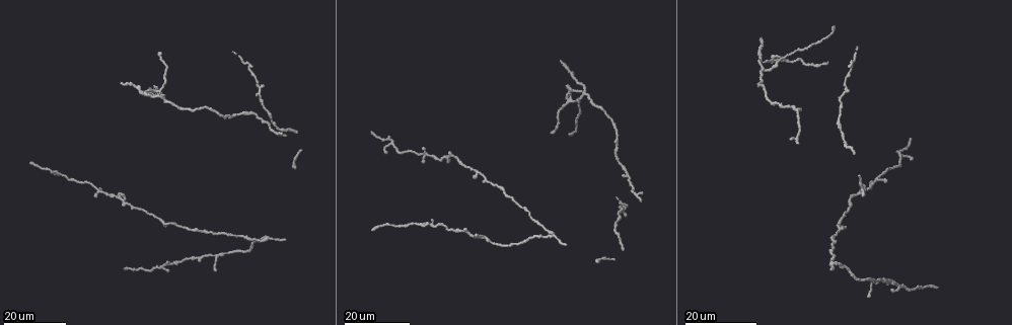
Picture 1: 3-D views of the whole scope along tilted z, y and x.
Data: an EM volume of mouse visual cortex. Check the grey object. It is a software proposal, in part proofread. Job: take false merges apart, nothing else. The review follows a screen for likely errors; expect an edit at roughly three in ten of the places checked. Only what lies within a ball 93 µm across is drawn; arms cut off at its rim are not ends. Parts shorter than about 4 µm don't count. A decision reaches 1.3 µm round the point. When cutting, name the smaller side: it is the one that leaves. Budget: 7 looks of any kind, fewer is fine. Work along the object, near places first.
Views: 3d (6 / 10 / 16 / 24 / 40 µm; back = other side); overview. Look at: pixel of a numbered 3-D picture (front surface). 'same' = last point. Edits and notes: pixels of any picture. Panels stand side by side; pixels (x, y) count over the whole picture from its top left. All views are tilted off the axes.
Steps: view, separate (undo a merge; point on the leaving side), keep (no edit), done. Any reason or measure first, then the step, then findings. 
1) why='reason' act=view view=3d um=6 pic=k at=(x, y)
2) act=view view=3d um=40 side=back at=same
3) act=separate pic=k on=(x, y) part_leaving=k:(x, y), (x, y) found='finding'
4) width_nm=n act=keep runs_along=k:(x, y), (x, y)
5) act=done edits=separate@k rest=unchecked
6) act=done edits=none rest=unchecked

why='four-way junction' act=view view=3d um=24 pic=1 at=(570, 100)

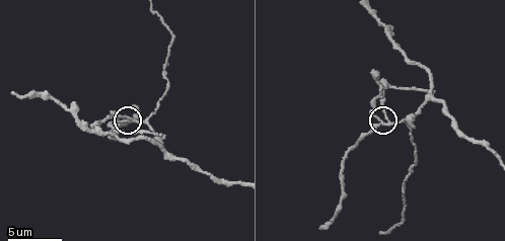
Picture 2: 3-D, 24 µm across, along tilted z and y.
act=view view=3d um=10 pic=2 at=(125, 122)

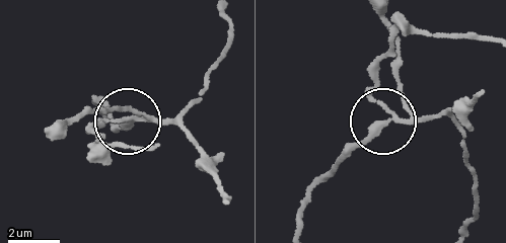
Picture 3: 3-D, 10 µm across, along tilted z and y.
side_arm_um=10 act=separate pic=3 on=(98, 124) found='a second neuron is stuck on'

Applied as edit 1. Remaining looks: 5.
why='see it whole again' act=view view=overview

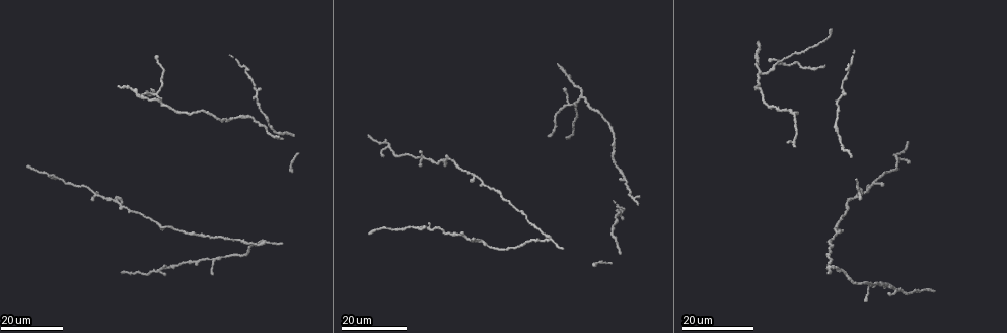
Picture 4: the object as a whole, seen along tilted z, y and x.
why='arms part here' act=view view=3d um=16 pic=4 at=(580, 98)

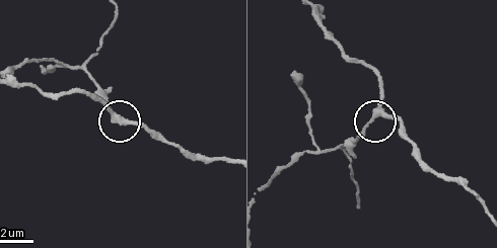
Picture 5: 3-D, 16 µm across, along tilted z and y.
act=view view=3d um=6 pic=5 at=(113, 118)

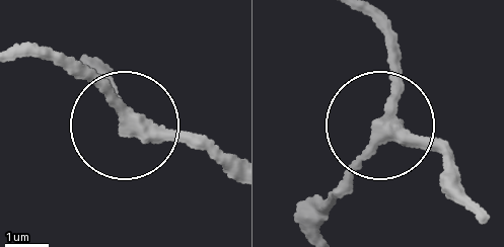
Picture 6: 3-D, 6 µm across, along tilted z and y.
side_arm_um=18 act=keep runs_along=6:(231, 163), (131, 127), (95, 80), (44, 44) found='one neuron here'

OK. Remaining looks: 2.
why='calibre changes' act=view view=3d um=16 pic=4 at=(474, 178)

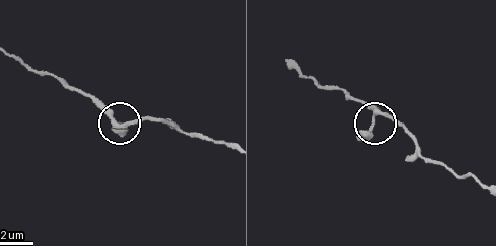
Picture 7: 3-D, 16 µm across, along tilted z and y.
act=view view=3d um=6 pic=7 at=(125, 124)

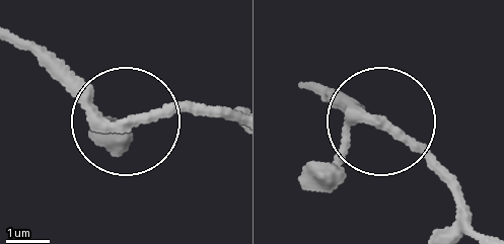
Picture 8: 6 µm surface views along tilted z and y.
arms=3 act=keep runs_along=8:(224, 115), (186, 105), (106, 116), (45, 49) found='all the same neuron'

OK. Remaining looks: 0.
act=done edits=separate@3 rest=unchecked

